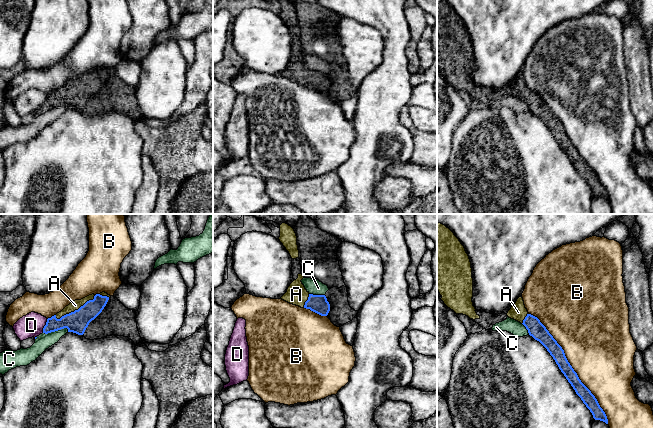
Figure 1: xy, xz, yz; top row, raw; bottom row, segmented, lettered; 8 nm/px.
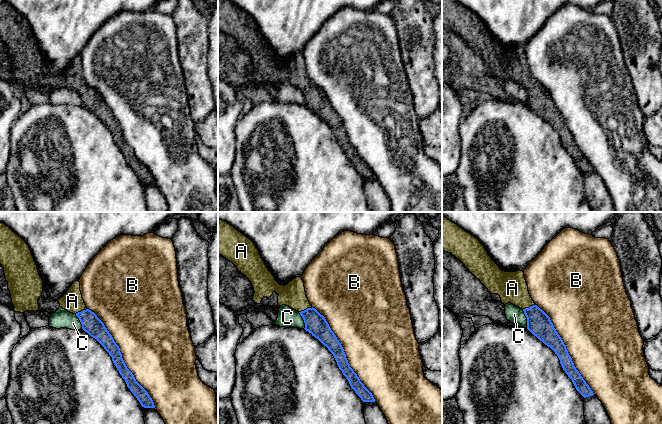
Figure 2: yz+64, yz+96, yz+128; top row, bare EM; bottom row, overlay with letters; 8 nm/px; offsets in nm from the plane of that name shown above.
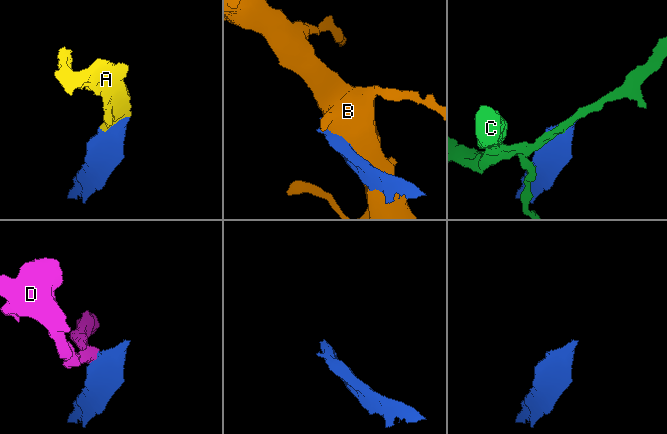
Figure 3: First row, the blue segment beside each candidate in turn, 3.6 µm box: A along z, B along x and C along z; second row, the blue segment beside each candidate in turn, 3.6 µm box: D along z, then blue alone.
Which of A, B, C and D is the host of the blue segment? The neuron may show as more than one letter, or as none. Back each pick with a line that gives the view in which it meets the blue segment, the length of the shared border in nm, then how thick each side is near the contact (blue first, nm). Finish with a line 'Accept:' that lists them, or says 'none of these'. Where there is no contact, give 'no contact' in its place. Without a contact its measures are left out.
A: meets blue in xy; contact 380 nm long; 170 nm thick on the blue side, 80 nm on the other
Accept: A

